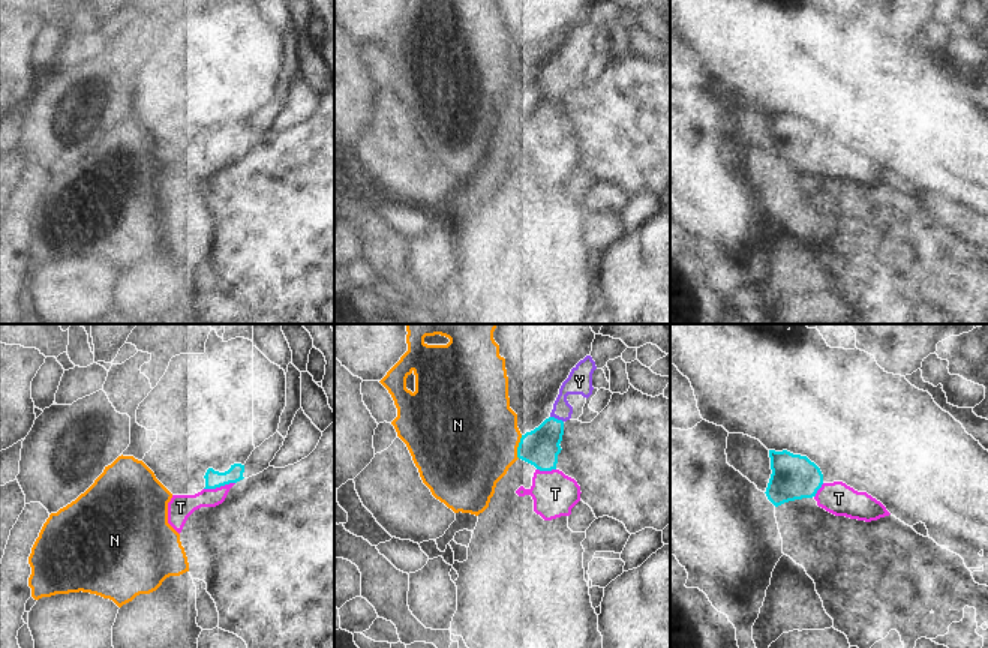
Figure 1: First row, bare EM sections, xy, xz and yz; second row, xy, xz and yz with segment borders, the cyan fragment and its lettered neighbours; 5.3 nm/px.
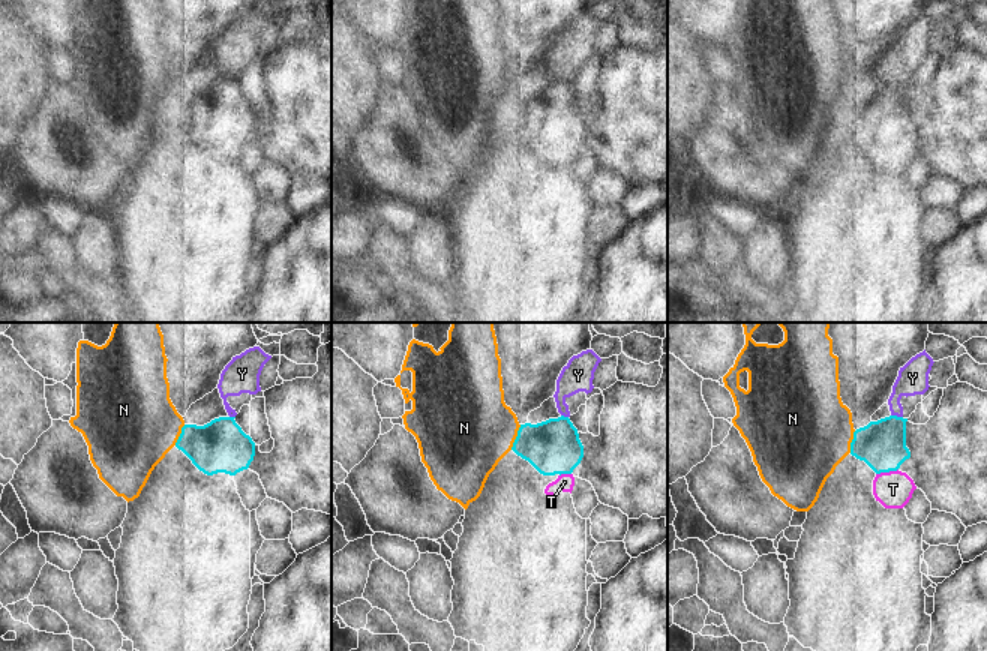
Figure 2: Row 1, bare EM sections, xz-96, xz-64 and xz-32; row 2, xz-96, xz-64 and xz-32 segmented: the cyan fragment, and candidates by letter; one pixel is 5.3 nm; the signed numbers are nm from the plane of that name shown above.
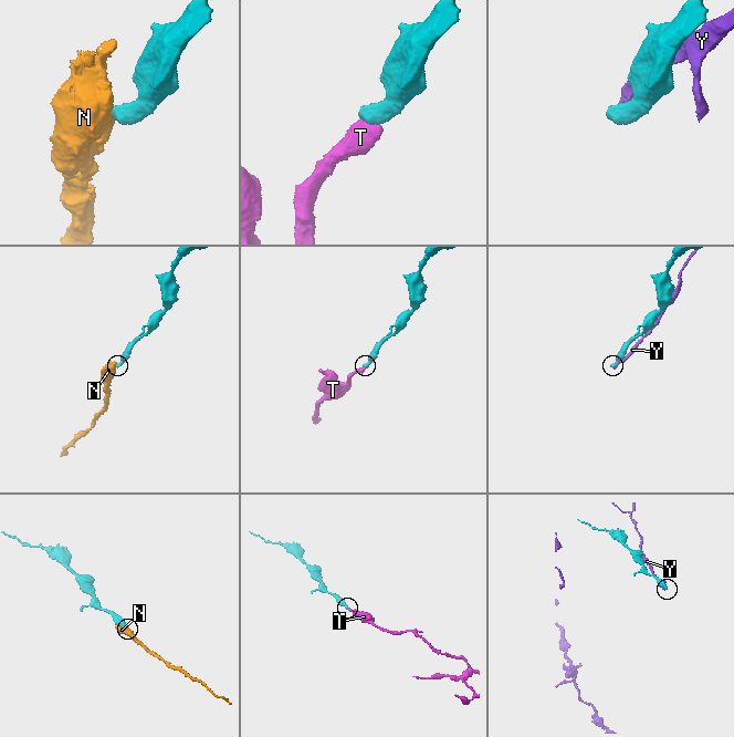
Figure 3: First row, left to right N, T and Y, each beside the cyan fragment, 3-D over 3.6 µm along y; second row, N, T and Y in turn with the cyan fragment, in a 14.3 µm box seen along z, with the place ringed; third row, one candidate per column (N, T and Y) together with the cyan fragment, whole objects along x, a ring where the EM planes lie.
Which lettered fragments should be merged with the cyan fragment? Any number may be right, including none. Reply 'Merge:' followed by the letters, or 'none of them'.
Merge: T

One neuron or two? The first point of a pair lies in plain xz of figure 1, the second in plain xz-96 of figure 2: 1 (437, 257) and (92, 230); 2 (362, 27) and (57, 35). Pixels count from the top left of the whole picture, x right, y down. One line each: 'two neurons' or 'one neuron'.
1: one neuron
2: one neuron

